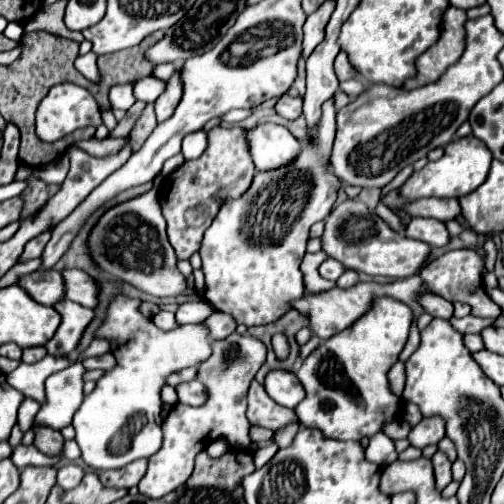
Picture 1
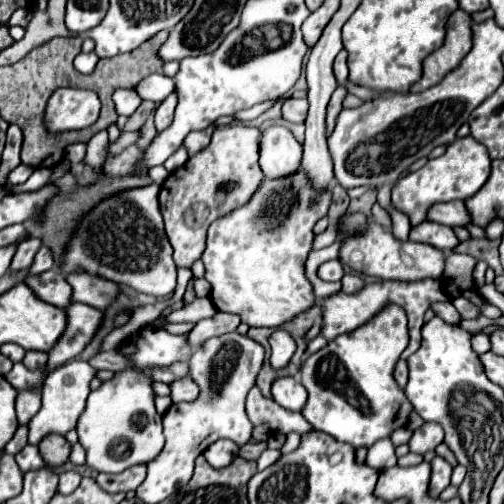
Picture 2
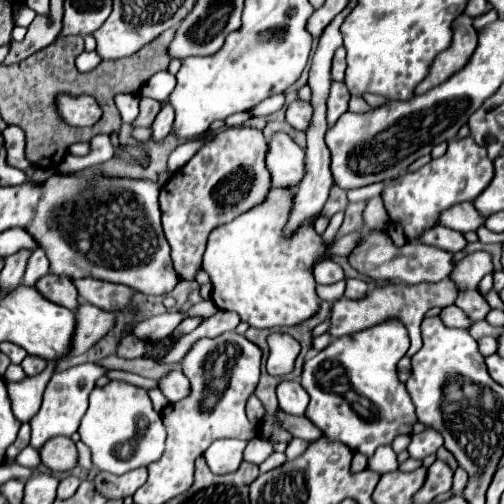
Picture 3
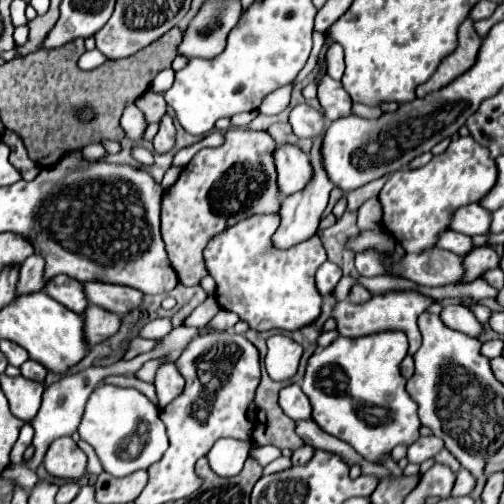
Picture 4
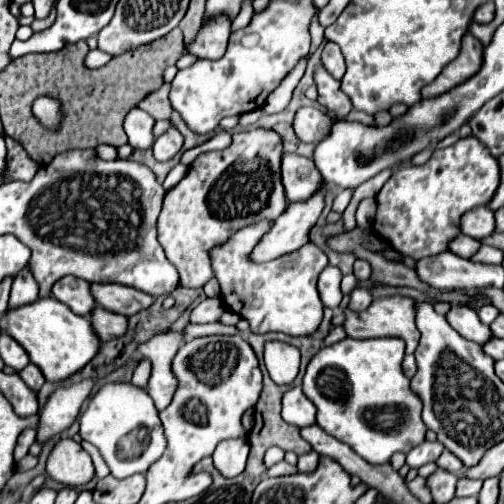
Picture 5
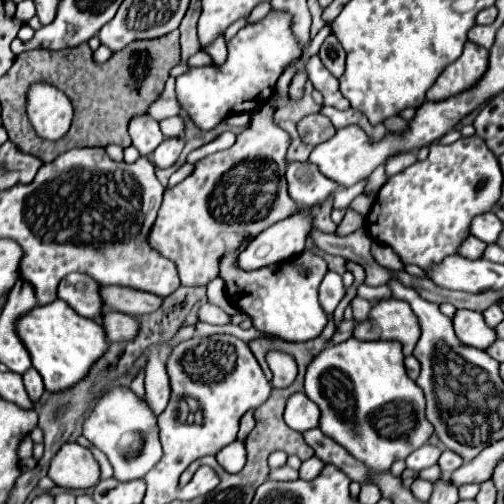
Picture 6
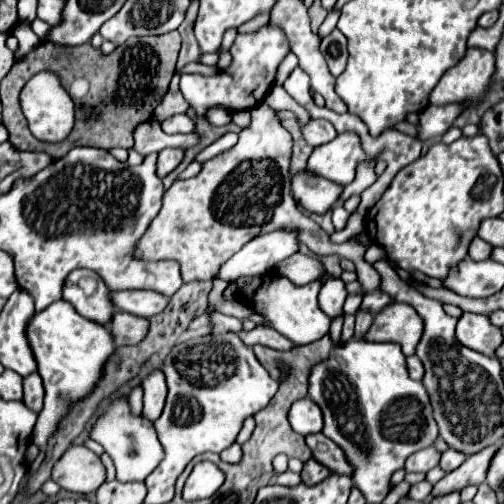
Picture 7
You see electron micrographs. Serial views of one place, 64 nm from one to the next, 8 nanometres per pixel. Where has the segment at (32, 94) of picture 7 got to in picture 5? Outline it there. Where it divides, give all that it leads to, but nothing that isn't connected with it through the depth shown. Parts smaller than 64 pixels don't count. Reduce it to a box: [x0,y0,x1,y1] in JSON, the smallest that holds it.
[32,96,62,130]

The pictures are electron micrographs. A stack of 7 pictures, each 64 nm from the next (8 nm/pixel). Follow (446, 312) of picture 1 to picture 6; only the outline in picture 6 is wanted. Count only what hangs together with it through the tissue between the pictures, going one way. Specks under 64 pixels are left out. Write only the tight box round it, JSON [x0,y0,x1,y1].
[454,310,498,350]

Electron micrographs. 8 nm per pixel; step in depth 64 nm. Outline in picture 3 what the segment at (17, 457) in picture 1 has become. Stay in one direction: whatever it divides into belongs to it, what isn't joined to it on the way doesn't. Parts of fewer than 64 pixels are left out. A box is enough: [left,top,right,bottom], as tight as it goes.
[16,446,40,468]

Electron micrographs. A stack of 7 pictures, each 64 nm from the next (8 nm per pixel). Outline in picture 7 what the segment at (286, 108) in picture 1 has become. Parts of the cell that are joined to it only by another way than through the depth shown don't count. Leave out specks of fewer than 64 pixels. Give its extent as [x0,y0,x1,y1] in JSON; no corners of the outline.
[302,120,338,146]

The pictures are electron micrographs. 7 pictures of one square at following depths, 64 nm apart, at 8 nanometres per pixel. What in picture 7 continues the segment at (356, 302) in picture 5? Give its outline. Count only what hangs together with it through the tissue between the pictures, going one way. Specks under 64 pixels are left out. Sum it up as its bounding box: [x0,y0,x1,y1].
[354,310,374,340]

